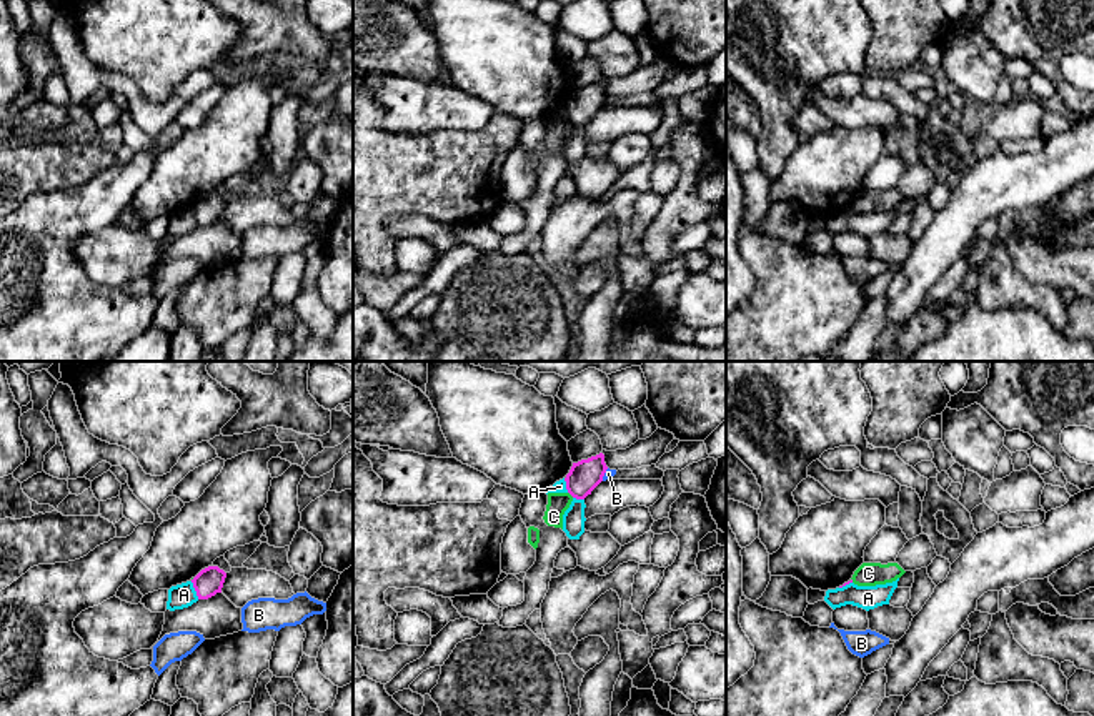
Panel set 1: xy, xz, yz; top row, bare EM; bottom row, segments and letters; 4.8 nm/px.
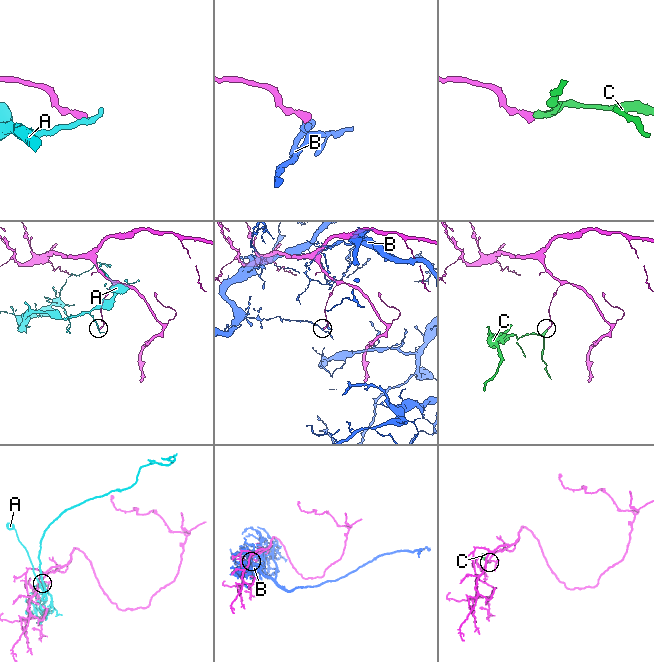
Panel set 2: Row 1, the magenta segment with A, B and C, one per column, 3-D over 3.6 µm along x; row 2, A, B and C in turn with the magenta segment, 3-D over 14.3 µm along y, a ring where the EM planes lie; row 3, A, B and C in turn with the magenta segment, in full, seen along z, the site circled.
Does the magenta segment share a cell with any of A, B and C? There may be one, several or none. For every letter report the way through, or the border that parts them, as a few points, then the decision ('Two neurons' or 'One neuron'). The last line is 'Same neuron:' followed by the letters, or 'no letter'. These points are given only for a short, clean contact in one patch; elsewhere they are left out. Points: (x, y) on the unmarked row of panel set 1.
A: Two neurons
B: Two neurons
C: Boundary: xz (568, 119), (573, 124). Two neurons
Same neuron: no letter

